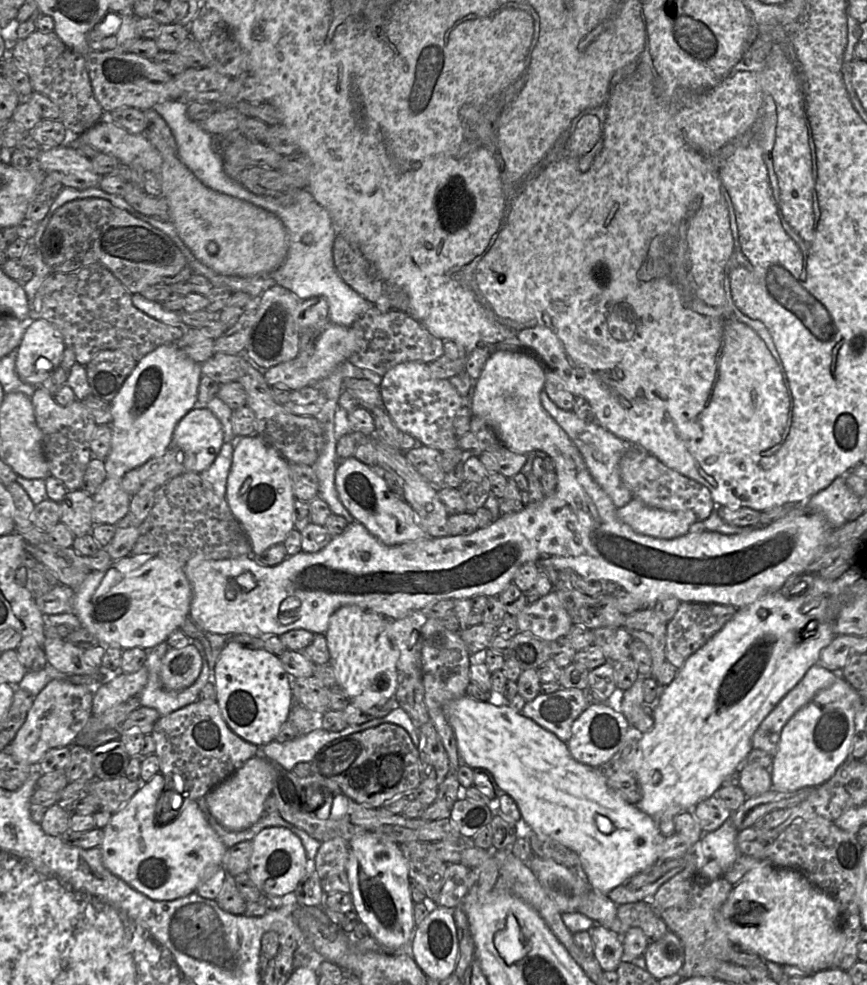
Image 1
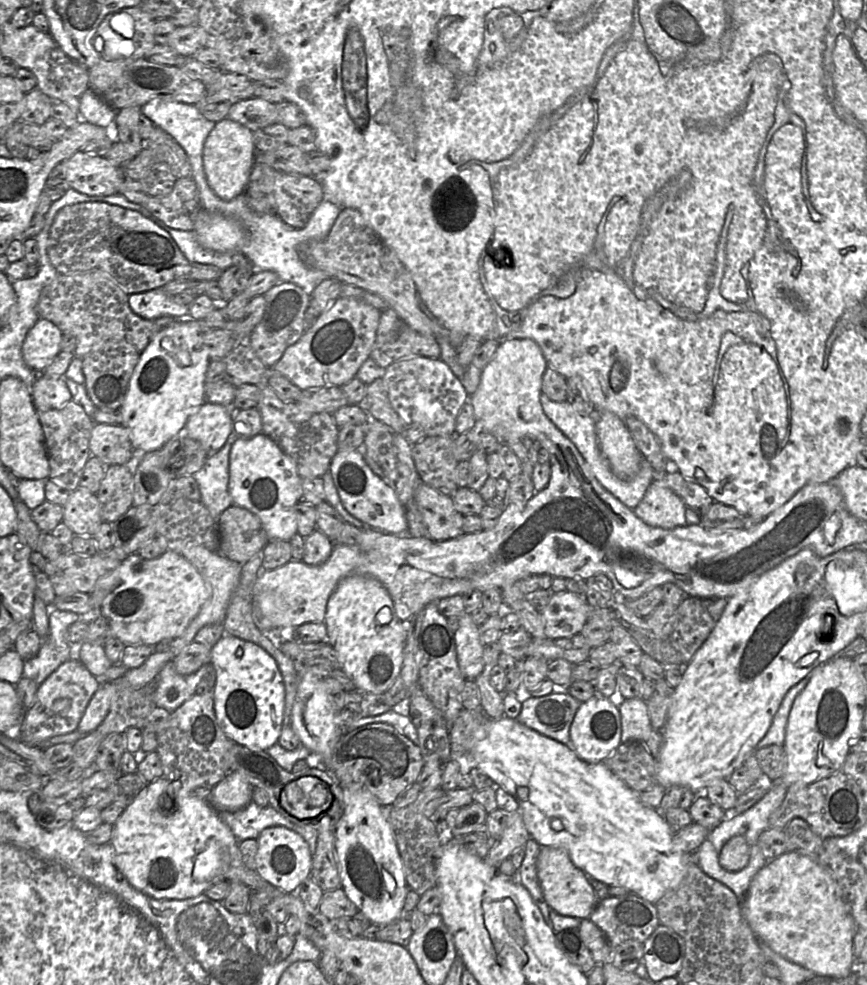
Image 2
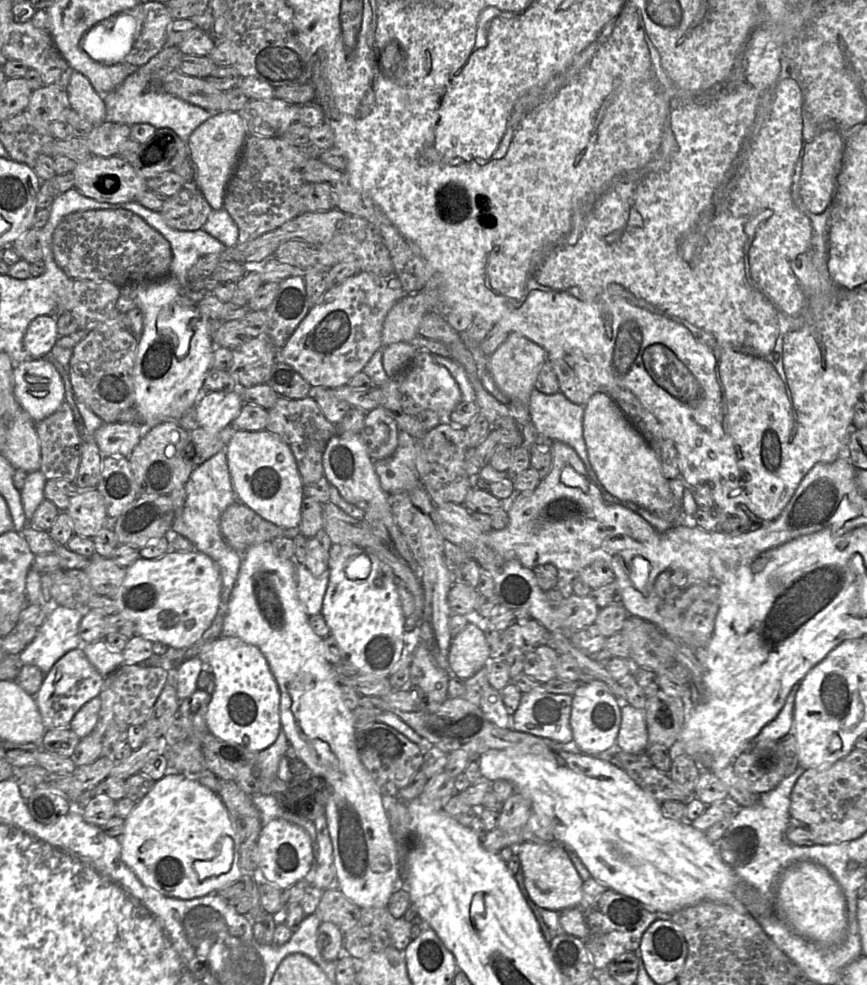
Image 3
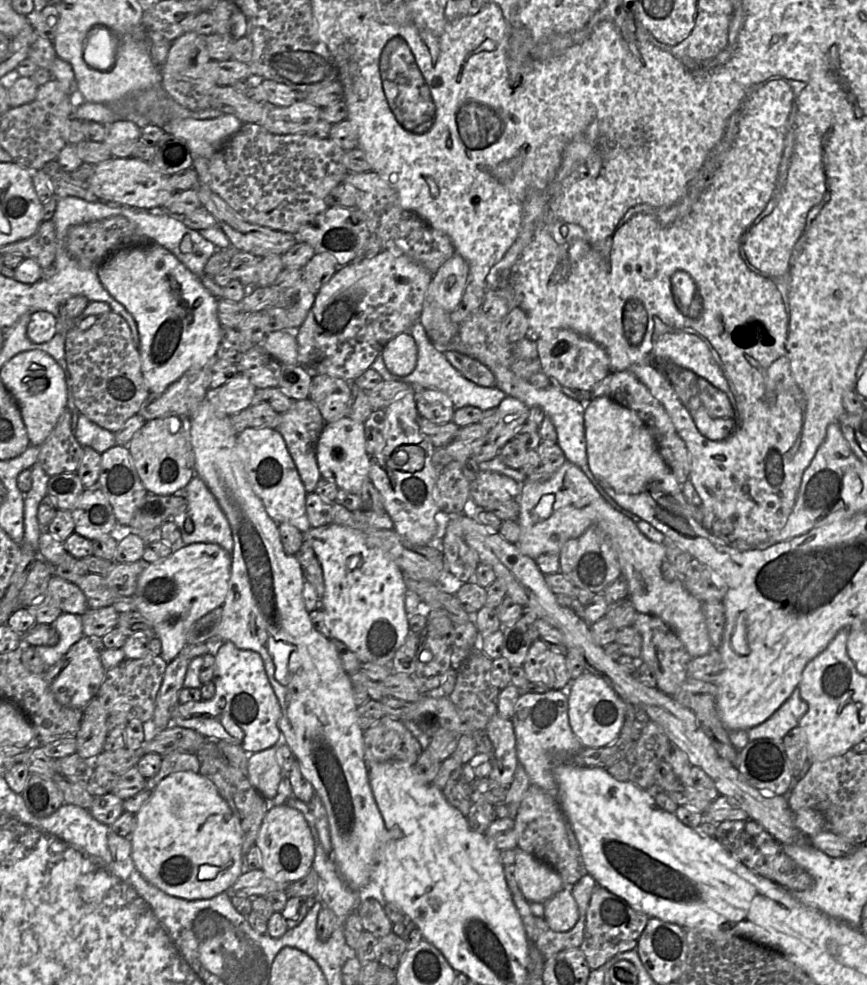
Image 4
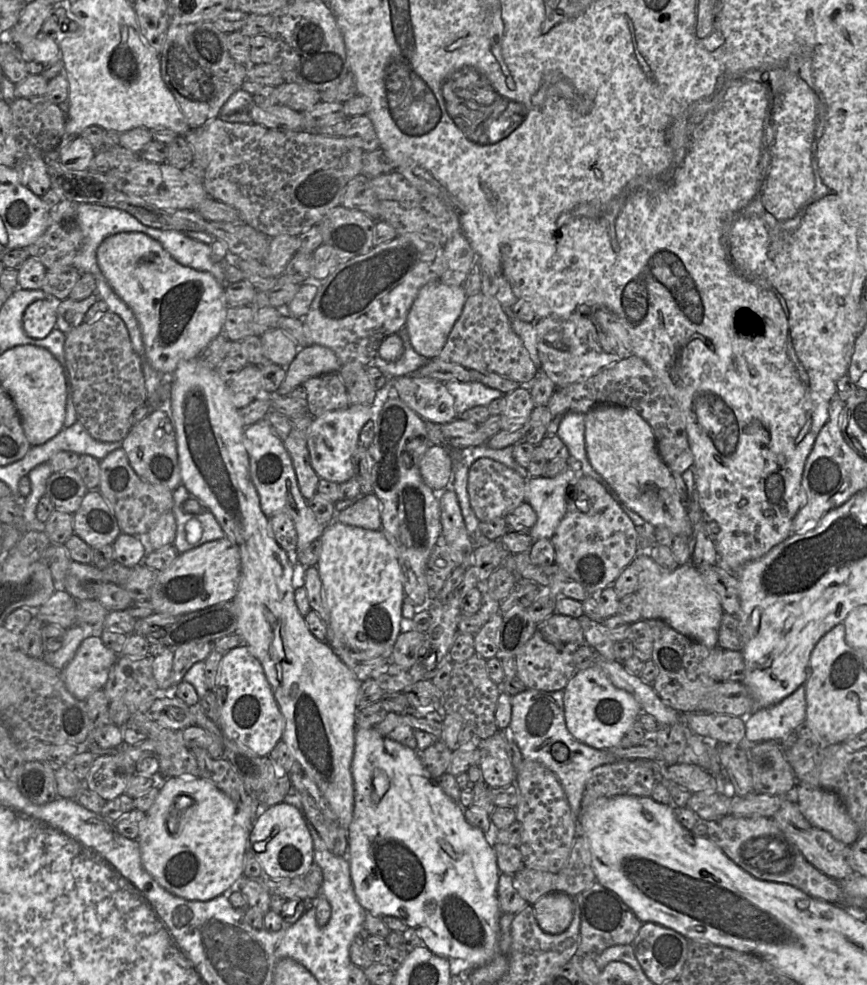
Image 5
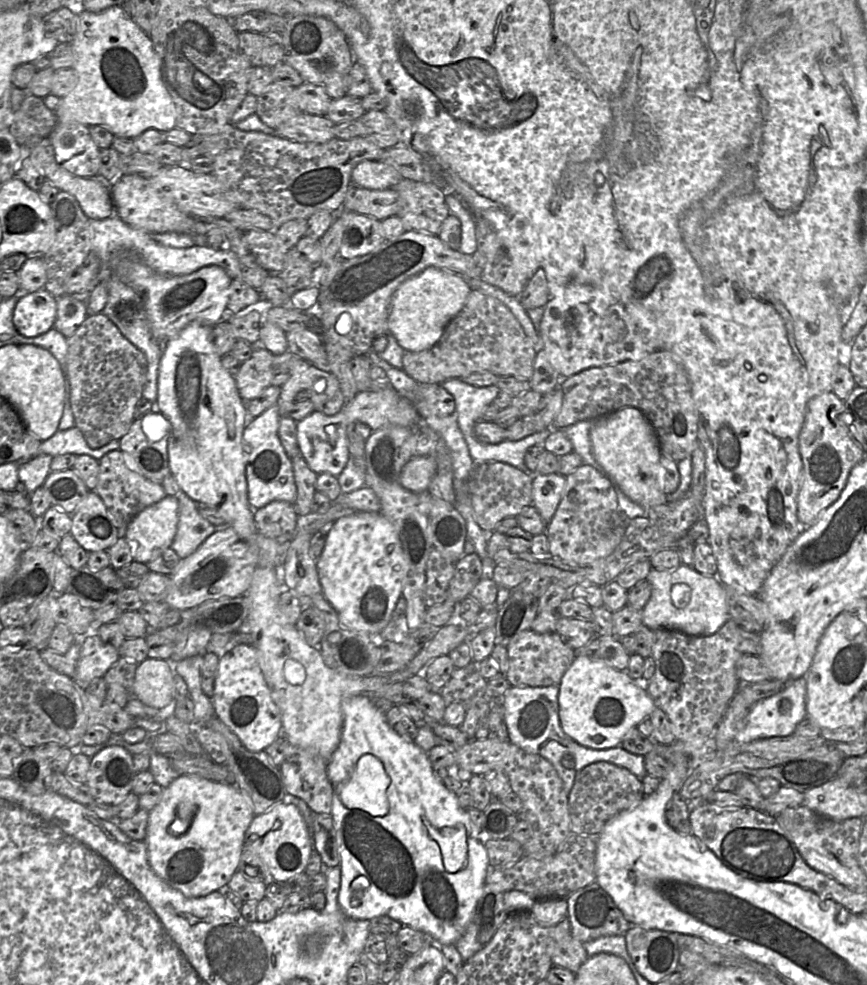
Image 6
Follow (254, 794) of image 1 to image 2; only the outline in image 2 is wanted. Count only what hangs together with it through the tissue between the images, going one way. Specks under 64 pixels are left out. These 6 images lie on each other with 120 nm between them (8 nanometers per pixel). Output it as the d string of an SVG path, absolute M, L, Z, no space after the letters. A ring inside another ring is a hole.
M232 772L211 790L211 806L215 811L238 811L252 801L253 786L244 775Z

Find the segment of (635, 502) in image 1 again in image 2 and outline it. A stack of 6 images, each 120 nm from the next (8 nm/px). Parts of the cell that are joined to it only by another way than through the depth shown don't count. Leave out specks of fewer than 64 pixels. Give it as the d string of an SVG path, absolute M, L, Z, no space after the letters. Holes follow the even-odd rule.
M660 480L652 481L643 499L633 511L638 518L652 527L673 529L687 525L686 505Z

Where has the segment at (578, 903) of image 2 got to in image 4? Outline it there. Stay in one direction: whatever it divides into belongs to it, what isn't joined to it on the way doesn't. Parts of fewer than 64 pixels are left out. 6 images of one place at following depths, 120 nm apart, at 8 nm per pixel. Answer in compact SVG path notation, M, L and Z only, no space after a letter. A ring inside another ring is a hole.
M518 847L515 852L517 882L526 900L544 903L565 887L560 875L552 867Z

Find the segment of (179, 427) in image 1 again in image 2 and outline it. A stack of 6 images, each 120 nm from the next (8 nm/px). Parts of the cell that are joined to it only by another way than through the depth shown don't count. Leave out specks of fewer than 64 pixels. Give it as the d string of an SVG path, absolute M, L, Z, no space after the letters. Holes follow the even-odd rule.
M205 401L183 428L188 437L200 442L209 455L216 453L232 432L233 415L220 404Z

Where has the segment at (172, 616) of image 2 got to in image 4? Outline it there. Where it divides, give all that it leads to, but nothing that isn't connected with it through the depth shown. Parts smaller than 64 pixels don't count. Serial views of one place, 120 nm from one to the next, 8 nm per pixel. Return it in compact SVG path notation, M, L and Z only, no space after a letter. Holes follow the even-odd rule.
M194 543L172 552L165 559L150 563L139 576L134 595L136 610L147 619L162 644L161 658L170 663L186 646L186 636L195 621L217 607L222 607L229 588L232 557L213 543Z

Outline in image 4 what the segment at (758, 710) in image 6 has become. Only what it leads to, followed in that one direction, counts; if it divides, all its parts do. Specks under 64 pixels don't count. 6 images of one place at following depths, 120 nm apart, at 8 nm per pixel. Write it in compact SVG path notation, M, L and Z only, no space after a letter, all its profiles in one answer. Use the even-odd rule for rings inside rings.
M798 686L770 718L747 730L749 741L761 738L783 740L790 730L799 726L799 722L807 710L807 703L801 698Z

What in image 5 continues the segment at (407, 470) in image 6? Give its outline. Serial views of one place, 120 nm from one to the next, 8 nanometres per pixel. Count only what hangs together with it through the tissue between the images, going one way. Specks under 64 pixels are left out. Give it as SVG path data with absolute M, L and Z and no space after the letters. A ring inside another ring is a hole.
M431 445L420 462L420 474L424 483L438 494L451 485L453 459L450 450Z

